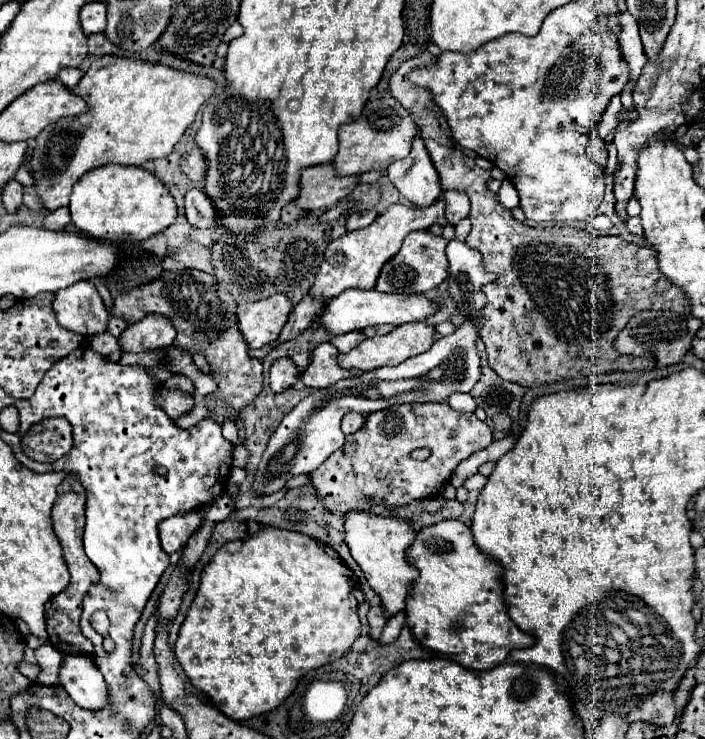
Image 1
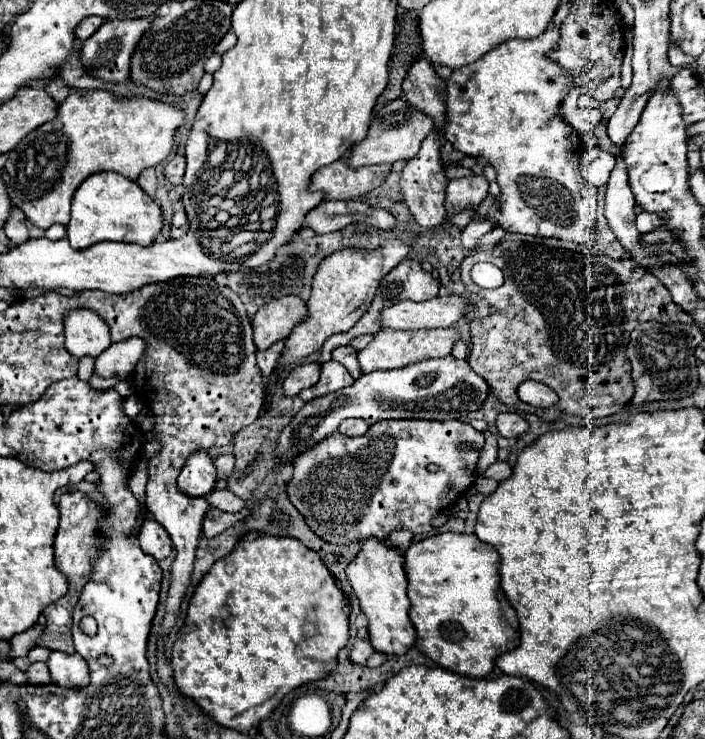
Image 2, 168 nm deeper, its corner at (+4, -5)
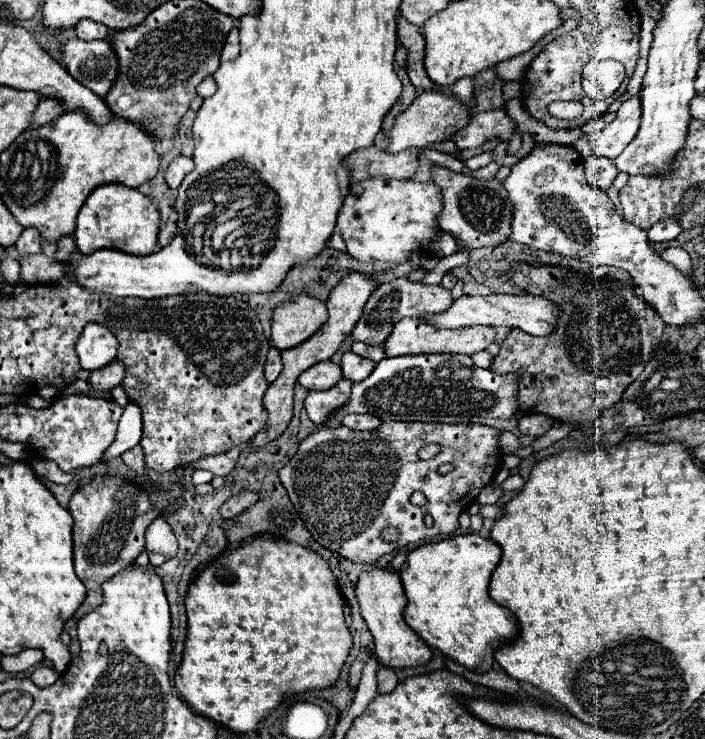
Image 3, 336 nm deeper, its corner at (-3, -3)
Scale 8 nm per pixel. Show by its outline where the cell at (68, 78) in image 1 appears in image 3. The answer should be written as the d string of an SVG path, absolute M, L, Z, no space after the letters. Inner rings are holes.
M41 97L41 103L35 111L35 121L33 127L41 127L45 123L51 123L55 117L63 113L63 101L55 101L55 97Z

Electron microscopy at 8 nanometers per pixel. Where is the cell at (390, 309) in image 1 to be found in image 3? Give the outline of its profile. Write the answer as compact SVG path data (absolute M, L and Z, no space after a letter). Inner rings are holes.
M517 293L517 295L485 295L485 297L463 295L463 297L455 299L447 311L437 313L437 315L427 313L423 319L427 319L429 325L449 327L449 329L469 327L469 325L491 325L491 327L507 325L507 327L517 327L529 335L549 335L557 323L557 315L559 315L559 309L551 301L547 301L543 297Z

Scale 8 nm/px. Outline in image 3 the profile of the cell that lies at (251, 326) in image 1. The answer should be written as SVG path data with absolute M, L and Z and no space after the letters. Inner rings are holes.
M299 295L279 305L273 313L271 345L291 349L309 339L327 321L327 307L311 295Z

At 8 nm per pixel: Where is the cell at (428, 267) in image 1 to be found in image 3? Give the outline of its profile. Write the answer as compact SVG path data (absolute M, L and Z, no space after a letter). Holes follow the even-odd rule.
M399 277L389 283L381 283L375 289L375 293L369 297L365 311L363 311L359 323L355 325L351 337L353 337L353 341L383 345L383 341L385 341L385 337L389 337L393 325L397 321L401 321L403 317L421 317L425 313L441 313L451 305L451 301L453 301L451 293L441 285L425 285L421 281L411 281L407 277Z

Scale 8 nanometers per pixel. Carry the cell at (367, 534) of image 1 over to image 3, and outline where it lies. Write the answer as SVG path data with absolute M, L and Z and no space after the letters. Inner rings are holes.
M373 569L363 571L357 583L357 601L361 607L361 615L373 635L375 641L375 655L377 659L393 669L405 669L405 667L417 667L431 659L431 647L419 639L415 631L403 621L403 609L407 607L407 597L403 593L401 577L395 569Z

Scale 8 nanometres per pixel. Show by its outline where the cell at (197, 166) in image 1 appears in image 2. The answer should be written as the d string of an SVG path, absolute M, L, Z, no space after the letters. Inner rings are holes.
M176 155L174 159L170 159L164 167L164 177L172 183L172 185L182 185L182 177L184 177L184 167L186 167L186 159L182 155Z

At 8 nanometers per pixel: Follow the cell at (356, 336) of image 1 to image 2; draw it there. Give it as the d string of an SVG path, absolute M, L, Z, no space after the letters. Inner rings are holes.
M350 345L334 349L334 351L332 351L332 359L338 361L338 363L342 363L354 379L358 379L358 377L362 375L360 365L358 365L358 359L356 359L356 351L354 351Z

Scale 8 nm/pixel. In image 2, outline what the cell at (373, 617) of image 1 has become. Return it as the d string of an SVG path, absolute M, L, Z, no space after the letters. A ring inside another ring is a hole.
M358 629L354 647L352 647L352 651L350 651L350 661L352 661L354 665L366 665L366 659L368 659L372 653L374 653L374 647L370 645L368 631L366 631L366 629Z

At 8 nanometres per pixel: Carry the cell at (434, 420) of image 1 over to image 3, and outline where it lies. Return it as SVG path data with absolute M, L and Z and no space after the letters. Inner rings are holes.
M383 421L383 423L379 425L379 429L375 429L375 431L353 431L353 429L347 429L347 427L343 427L343 425L339 425L339 427L335 427L335 429L331 429L331 427L321 427L321 429L317 429L315 433L311 433L309 437L305 437L305 439L299 443L299 451L297 451L297 453L291 457L291 461L279 471L279 479L281 479L283 487L287 489L287 493L289 493L289 497L291 497L291 503L297 507L297 511L299 511L299 515L301 515L305 527L307 527L307 529L311 531L311 535L315 537L315 541L319 541L325 549L329 549L329 551L333 551L333 553L337 553L337 555L349 559L349 561L355 561L355 563L373 563L373 561L379 559L381 555L393 553L393 551L397 551L397 549L401 549L401 547L415 545L415 543L429 543L429 539L437 539L437 537L447 537L447 535L451 535L451 533L457 529L457 517L459 517L463 511L467 511L471 503L475 503L479 491L493 481L493 477L495 477L495 473L497 473L499 469L501 469L501 449L499 449L499 445L497 445L497 429L495 429L495 427L487 427L487 425L481 425L481 423L451 425L451 423ZM427 443L439 443L439 445L443 445L443 451L441 451L437 457L423 461L423 459L419 459L417 451L419 451L423 445L427 445ZM441 463L453 463L455 469L453 469L449 475L437 475L437 467L439 467ZM415 491L421 491L421 493L427 497L427 505L425 505L423 509L409 503L409 497L411 497ZM425 513L429 513L429 515L433 517L433 525L431 525L431 527L427 527L425 521L423 521ZM387 527L397 529L397 533L399 533L399 539L397 539L397 541L391 543L391 541L385 541L385 539L381 537L381 533L383 533Z

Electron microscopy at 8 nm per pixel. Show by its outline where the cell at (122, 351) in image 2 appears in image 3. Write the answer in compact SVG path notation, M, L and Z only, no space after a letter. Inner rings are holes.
M115 359L109 365L105 365L103 369L91 371L89 383L93 385L95 391L111 391L115 385L119 385L123 381L123 375L125 375L123 363Z

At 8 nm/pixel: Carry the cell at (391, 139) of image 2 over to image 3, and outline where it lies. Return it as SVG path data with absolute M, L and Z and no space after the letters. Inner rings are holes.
M425 91L421 93L403 113L399 113L393 121L393 127L389 131L389 145L387 145L387 153L399 153L405 149L423 149L429 147L433 143L441 143L445 139L449 139L455 131L459 131L463 125L467 125L469 121L469 109L465 105L461 105L457 99L453 99L451 95L445 95L441 91Z

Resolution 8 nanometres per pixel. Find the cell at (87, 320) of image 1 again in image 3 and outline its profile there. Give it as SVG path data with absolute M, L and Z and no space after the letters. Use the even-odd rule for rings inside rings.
M87 323L75 345L75 351L79 355L81 367L95 371L115 359L117 347L119 343L107 327L99 323Z

